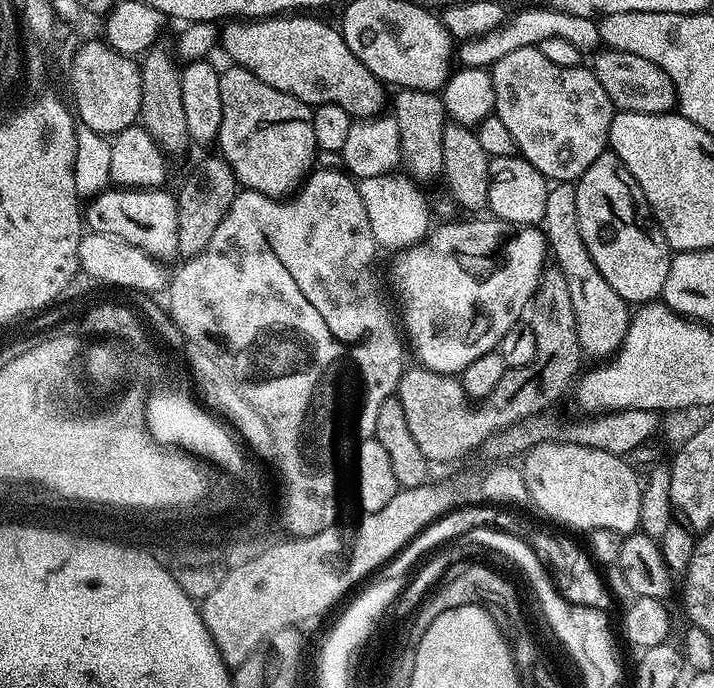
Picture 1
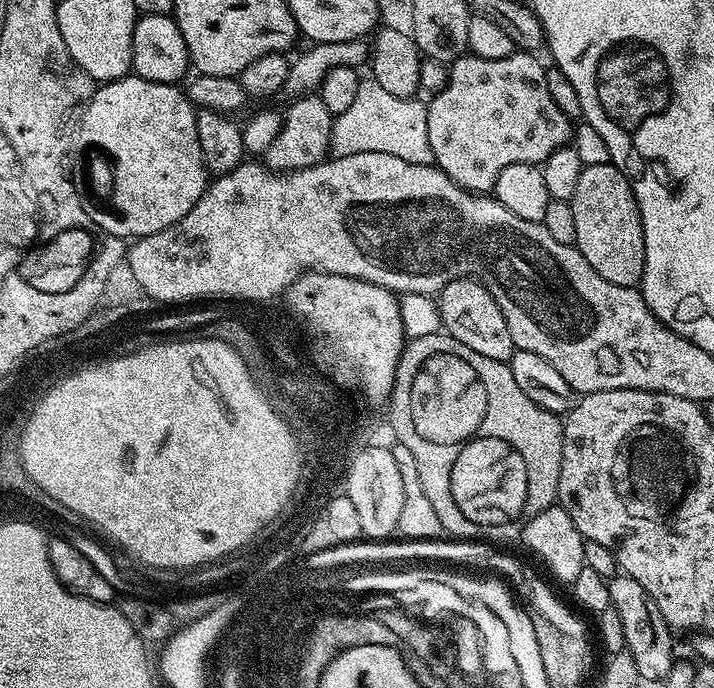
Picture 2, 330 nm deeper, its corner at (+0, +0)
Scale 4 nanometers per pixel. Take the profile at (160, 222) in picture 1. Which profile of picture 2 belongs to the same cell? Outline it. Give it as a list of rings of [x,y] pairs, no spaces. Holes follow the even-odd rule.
[[[129,74],[120,80],[110,80],[101,83],[96,91],[93,92],[91,100],[83,105],[83,112],[84,117],[81,118],[80,129],[76,132],[75,144],[75,147],[79,151],[80,165],[78,166],[80,168],[79,177],[81,179],[81,184],[77,188],[89,221],[96,223],[102,231],[109,232],[111,235],[121,238],[149,236],[158,230],[166,230],[170,226],[174,226],[191,210],[194,202],[198,202],[198,198],[202,198],[204,189],[210,180],[210,173],[205,168],[204,159],[202,158],[202,146],[200,145],[198,126],[196,125],[196,108],[177,85],[150,82],[141,76]]]

